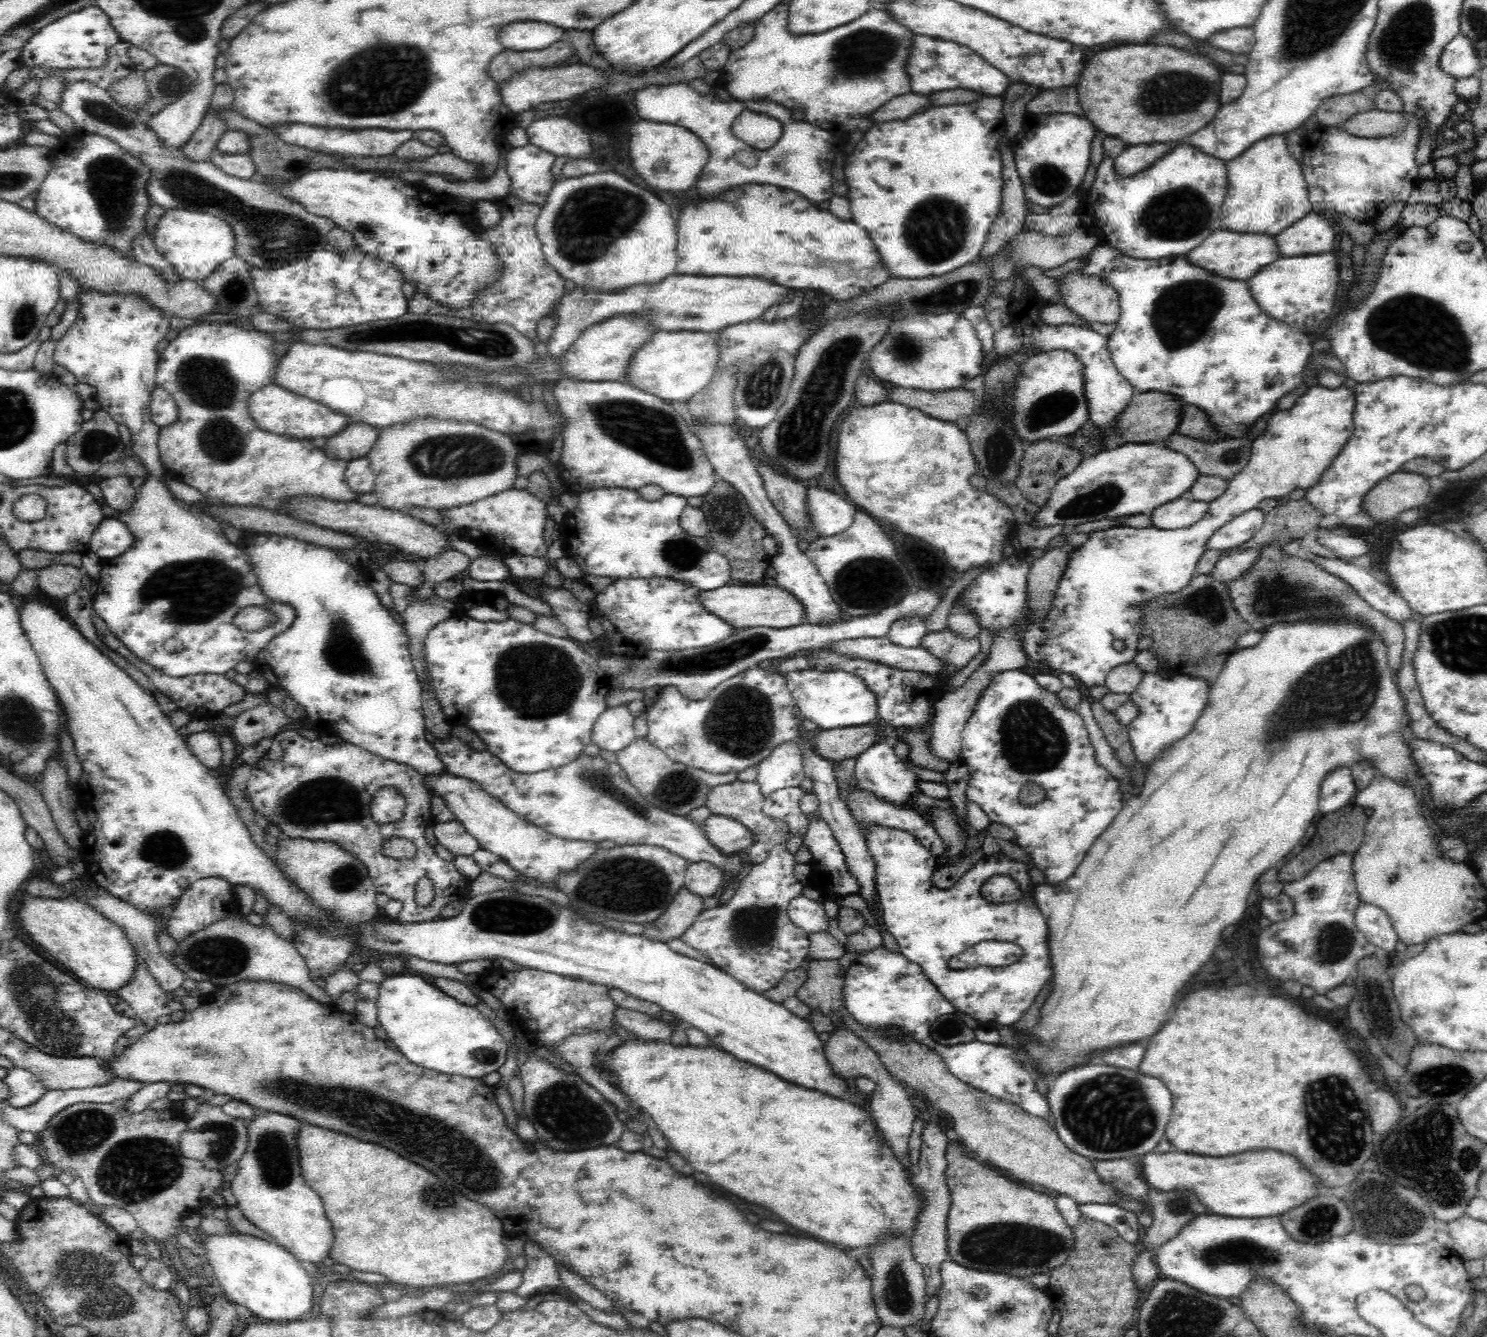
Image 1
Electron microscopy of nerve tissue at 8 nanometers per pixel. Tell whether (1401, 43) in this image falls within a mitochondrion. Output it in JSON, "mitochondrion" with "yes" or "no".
{"mitochondrion":"yes"}

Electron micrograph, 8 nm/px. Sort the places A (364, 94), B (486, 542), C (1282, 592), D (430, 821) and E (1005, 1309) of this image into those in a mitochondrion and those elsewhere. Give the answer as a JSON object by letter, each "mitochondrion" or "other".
{"A":"mitochondrion","B":"other","C":"mitochondrion","D":"other","E":"mitochondrion"}

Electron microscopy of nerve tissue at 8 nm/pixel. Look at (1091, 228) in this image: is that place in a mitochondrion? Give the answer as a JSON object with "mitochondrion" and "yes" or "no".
{"mitochondrion":"no"}

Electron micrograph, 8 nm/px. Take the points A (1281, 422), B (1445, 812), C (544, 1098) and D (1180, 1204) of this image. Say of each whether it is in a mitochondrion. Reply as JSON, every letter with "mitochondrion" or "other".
{"A":"other","B":"other","C":"mitochondrion","D":"mitochondrion"}

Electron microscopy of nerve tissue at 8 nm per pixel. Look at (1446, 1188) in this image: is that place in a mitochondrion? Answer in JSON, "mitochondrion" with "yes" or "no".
{"mitochondrion":"yes"}

